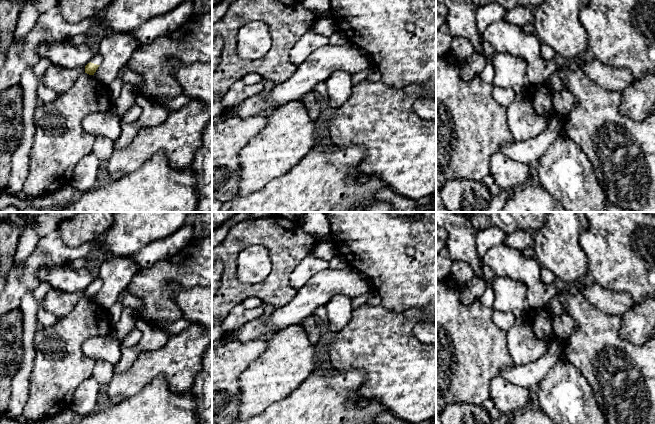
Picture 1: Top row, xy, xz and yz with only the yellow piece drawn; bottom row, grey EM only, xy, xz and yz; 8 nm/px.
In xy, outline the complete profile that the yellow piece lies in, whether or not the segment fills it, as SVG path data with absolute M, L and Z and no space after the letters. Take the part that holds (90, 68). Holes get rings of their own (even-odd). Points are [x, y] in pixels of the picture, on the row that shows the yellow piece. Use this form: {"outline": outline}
{"outline": "M100 53L93 56L90 63L85 66L85 73L89 75L94 75L100 64L102 63L103 58Z"}

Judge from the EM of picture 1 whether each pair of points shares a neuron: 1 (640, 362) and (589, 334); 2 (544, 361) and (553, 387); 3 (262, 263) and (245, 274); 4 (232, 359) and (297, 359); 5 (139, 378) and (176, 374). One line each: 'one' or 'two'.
1: one
2: two
3: one
4: two
5: one

